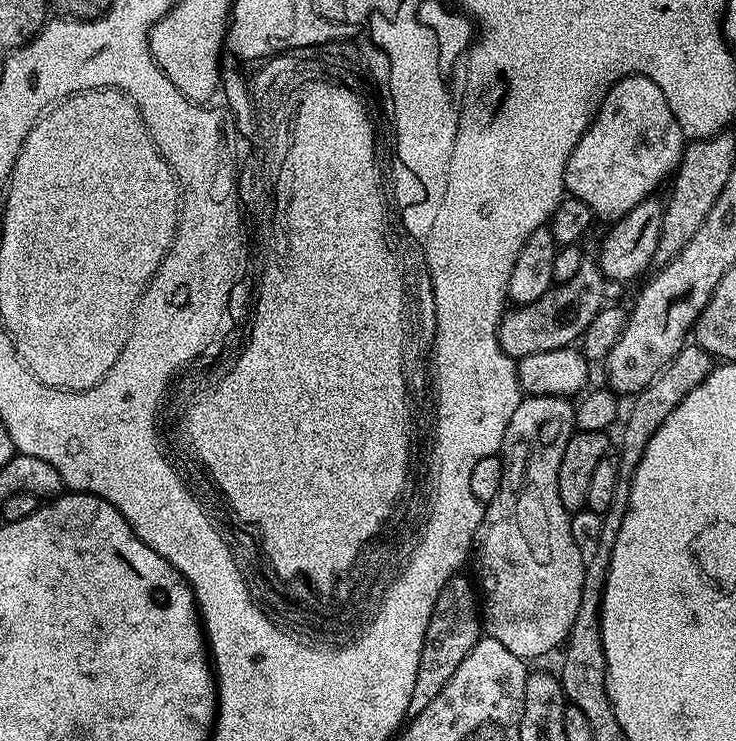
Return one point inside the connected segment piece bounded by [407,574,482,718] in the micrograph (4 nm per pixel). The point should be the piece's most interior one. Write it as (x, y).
(455, 627)

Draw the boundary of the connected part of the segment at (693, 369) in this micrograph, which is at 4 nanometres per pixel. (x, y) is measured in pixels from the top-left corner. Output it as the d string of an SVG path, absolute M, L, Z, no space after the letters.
M695 342L689 343L631 401L632 409L628 412L628 421L624 424L624 433L620 436L620 449L618 449L620 458L618 484L624 484L624 496L630 496L632 479L638 462L642 458L650 438L654 438L658 426L662 426L662 422L666 422L670 410L674 410L674 406L678 406L678 402L682 402L682 398L686 398L686 394L690 394L690 390L694 390L703 380L707 380L713 375L712 364L714 364L714 358L708 351Z

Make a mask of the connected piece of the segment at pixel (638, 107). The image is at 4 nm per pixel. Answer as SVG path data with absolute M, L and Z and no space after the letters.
M627 76L622 78L606 94L596 112L592 124L582 134L578 146L574 146L574 154L566 162L564 187L575 199L586 202L590 210L597 216L619 218L627 216L634 206L649 199L652 192L664 179L671 177L680 166L684 157L686 137L680 123L674 118L670 106L666 102L666 94L650 78L645 76Z

